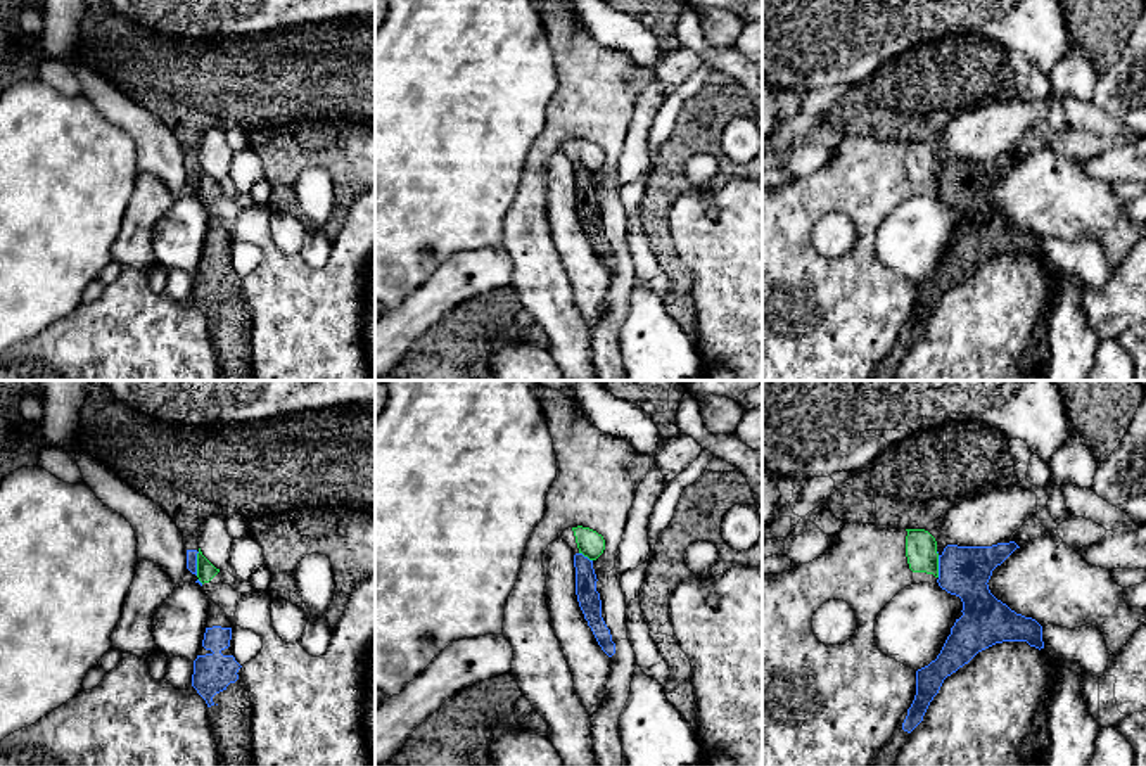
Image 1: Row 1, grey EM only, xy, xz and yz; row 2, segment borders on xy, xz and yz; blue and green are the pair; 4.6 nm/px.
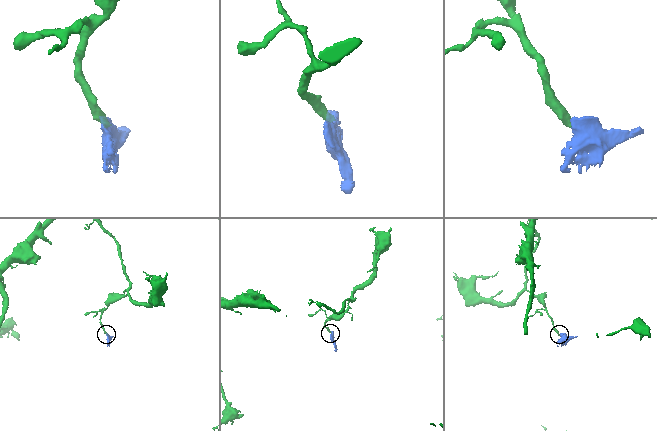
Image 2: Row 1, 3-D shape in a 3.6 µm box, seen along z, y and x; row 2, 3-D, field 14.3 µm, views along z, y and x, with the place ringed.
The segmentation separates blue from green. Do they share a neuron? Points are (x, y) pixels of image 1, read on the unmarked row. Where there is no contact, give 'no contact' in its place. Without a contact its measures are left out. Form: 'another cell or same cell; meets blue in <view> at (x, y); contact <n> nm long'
another cell; meets blue in yz at (939, 177); contact 120 nm long

